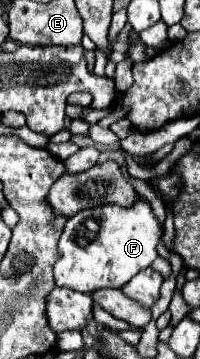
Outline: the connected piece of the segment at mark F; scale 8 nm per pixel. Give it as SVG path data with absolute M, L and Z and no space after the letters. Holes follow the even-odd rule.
M144 199L136 201L134 207L128 207L128 209L118 205L104 205L90 211L80 211L66 221L66 227L62 231L62 237L58 243L60 259L54 263L54 283L56 287L66 287L86 295L92 295L98 289L122 289L134 275L138 275L138 271L150 267L150 263L158 257L156 245L158 245L160 233L162 229L158 227L158 219L154 217L152 207ZM90 219L98 221L96 235L90 235Z

